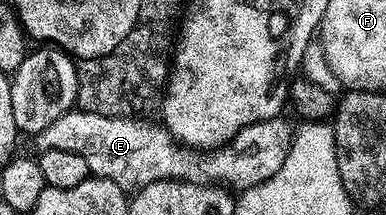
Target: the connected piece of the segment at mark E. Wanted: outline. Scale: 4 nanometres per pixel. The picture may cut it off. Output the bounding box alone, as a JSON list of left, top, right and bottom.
[36,109,292,193]

